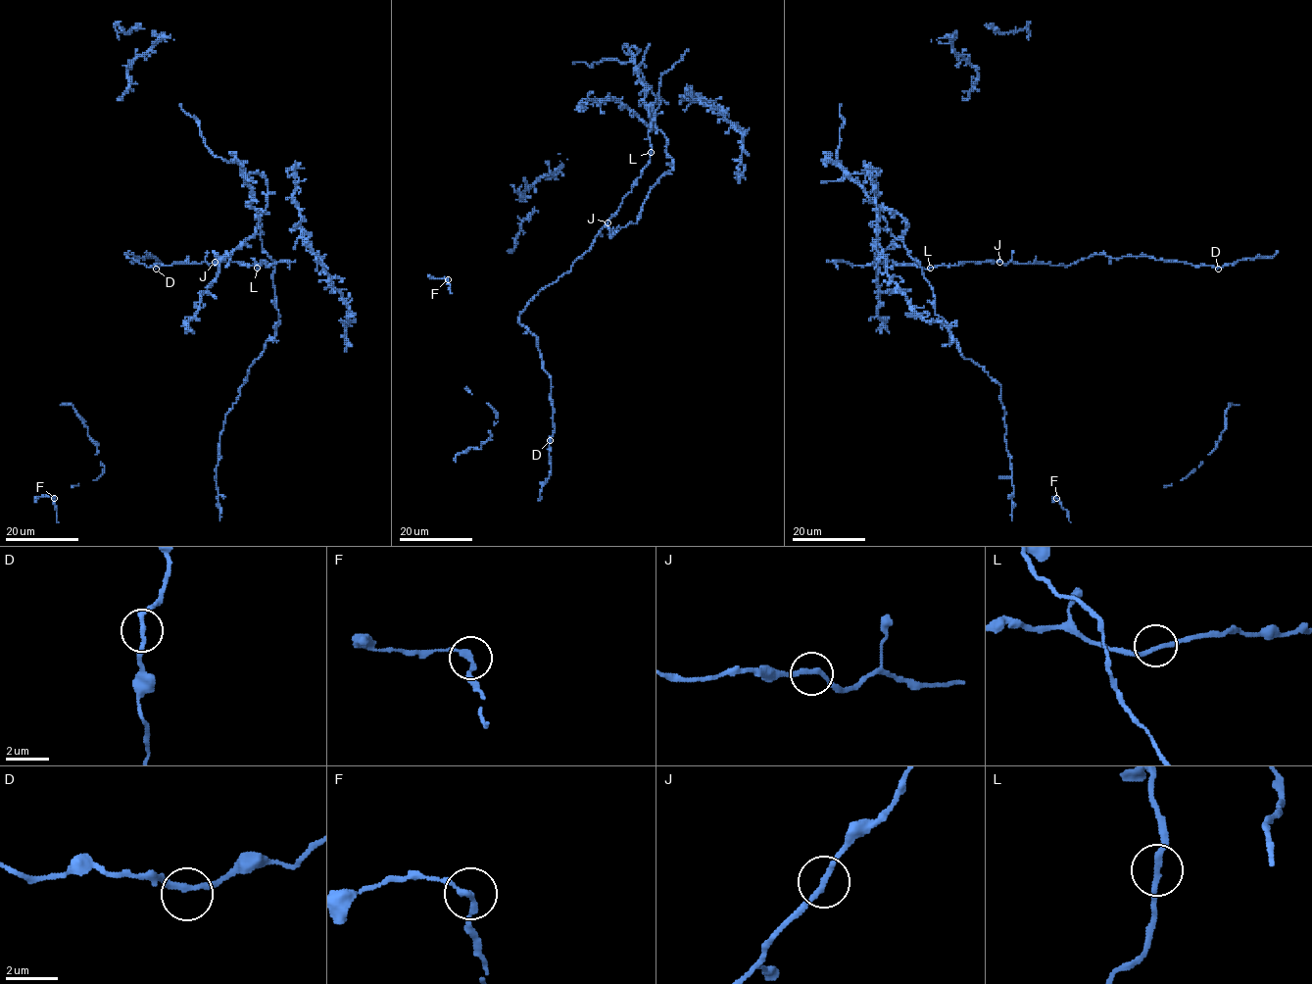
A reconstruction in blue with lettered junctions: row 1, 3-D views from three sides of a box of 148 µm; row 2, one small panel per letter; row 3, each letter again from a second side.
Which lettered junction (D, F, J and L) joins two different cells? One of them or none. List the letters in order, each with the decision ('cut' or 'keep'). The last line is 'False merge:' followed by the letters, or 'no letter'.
D: keep
F: keep
J: keep
L: keep
False merge: no letter

